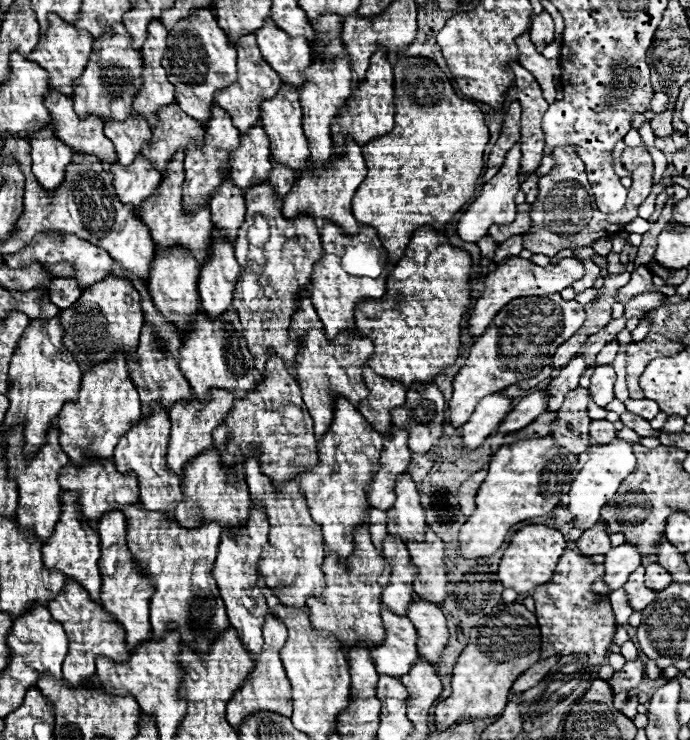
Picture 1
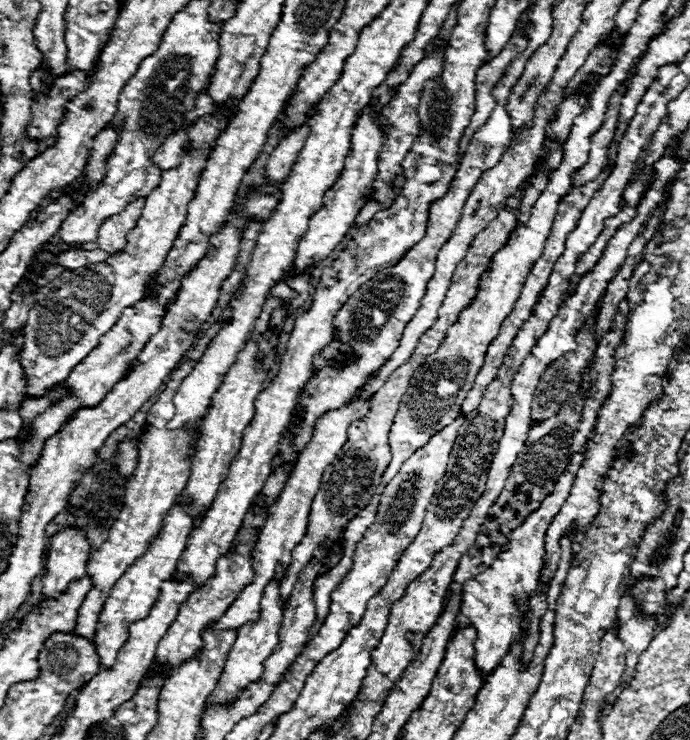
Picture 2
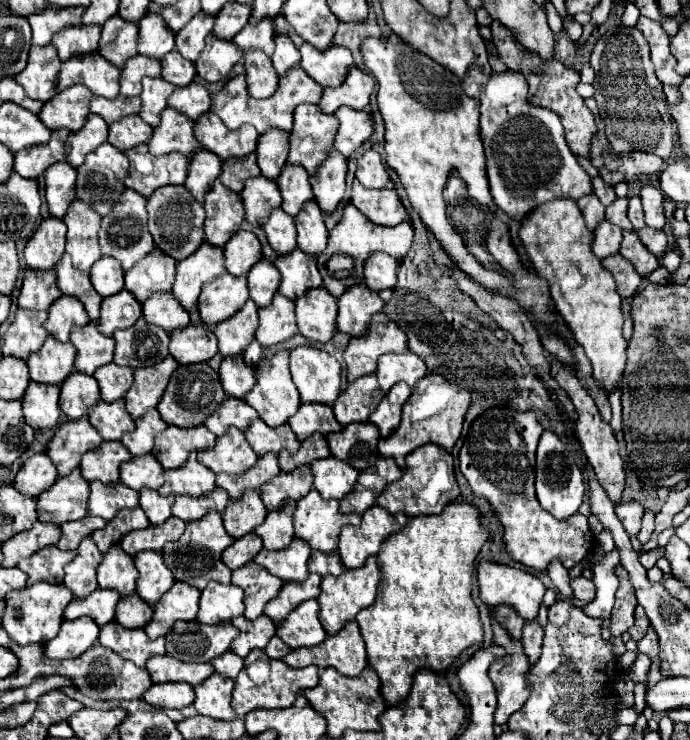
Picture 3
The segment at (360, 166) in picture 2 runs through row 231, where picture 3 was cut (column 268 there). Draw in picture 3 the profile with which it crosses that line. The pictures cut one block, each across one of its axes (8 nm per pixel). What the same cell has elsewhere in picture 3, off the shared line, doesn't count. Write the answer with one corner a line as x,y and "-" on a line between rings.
276,294
268,308
258,310
258,316
260,324
256,328
256,340
260,342
262,348
272,348
276,344
282,344
298,332
294,302
288,300
286,296

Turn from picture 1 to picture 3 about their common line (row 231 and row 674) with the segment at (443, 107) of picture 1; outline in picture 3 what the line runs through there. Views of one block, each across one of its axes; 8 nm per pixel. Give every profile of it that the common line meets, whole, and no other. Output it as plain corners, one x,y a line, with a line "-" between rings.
466,502
448,504
442,514
418,516
404,532
388,536
380,550
382,570
376,602
356,618
366,642
368,666
380,678
386,706
406,700
414,674
422,668
442,672
472,644
480,644
484,630
480,610
472,600
476,556
488,534
480,528
478,510

